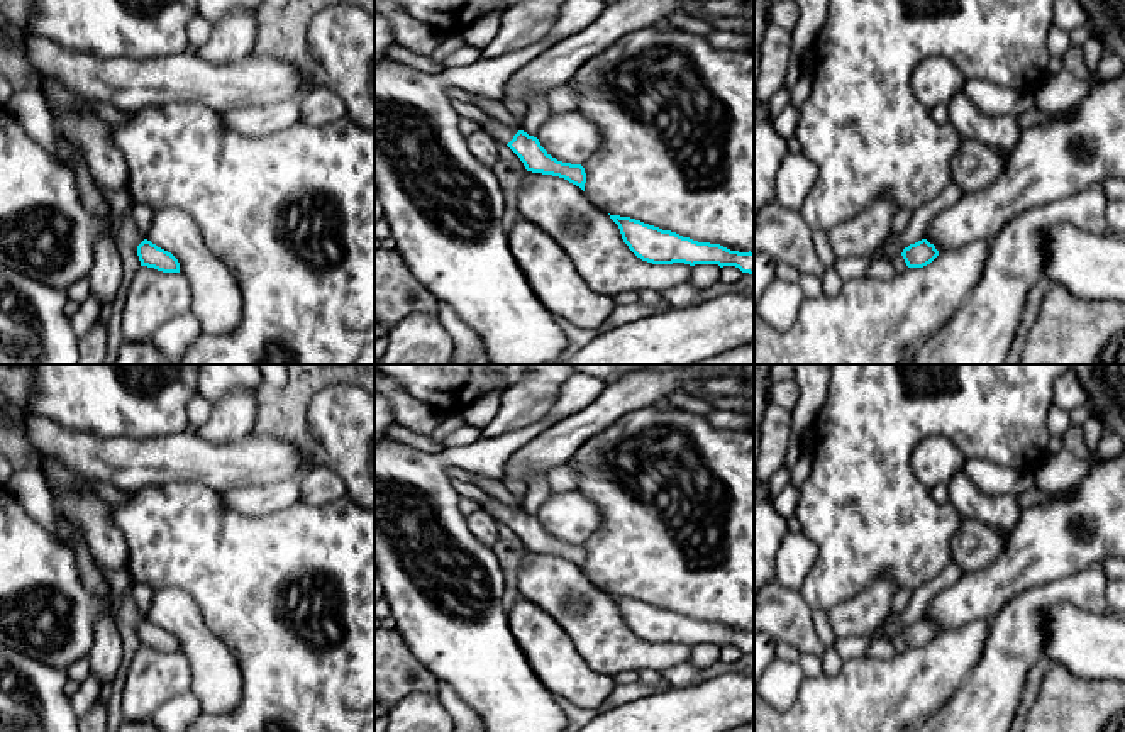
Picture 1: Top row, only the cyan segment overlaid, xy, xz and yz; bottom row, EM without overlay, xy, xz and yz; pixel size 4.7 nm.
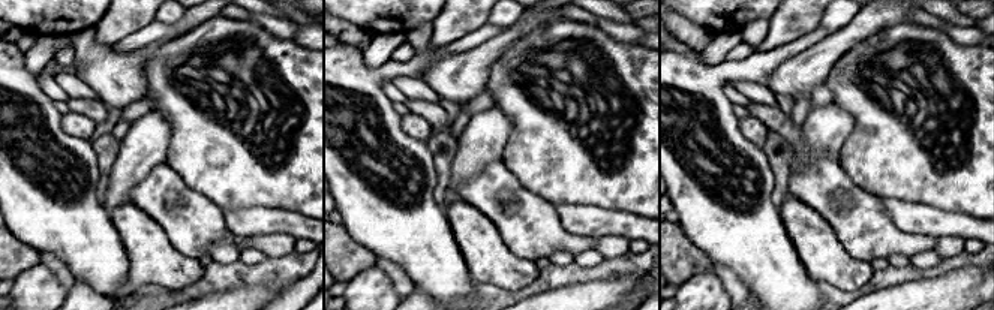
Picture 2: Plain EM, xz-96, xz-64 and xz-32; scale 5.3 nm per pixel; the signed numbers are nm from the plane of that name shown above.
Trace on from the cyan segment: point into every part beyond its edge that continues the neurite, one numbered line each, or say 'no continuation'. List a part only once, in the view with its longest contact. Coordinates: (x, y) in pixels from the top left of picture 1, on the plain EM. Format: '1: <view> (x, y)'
1: xz (504, 514)

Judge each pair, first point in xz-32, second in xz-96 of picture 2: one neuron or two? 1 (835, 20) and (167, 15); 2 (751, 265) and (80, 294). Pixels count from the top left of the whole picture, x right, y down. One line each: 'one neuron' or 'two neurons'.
1: one neuron
2: two neurons

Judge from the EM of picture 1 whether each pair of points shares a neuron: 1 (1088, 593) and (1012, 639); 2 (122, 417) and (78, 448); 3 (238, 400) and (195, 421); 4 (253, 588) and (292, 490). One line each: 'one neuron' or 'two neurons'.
1: one neuron
2: two neurons
3: two neurons
4: two neurons

